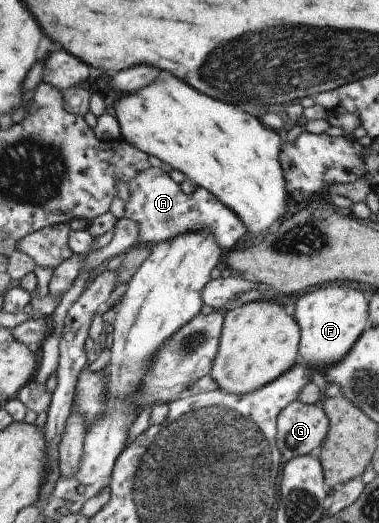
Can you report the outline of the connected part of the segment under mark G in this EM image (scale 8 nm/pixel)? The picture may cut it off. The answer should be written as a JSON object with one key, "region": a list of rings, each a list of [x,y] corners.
{"region":[[[336,384],[326,385],[320,404],[295,401],[279,415],[278,447],[287,462],[297,456],[307,456],[323,444],[329,432],[324,402],[336,395],[343,395],[341,388]]]}

